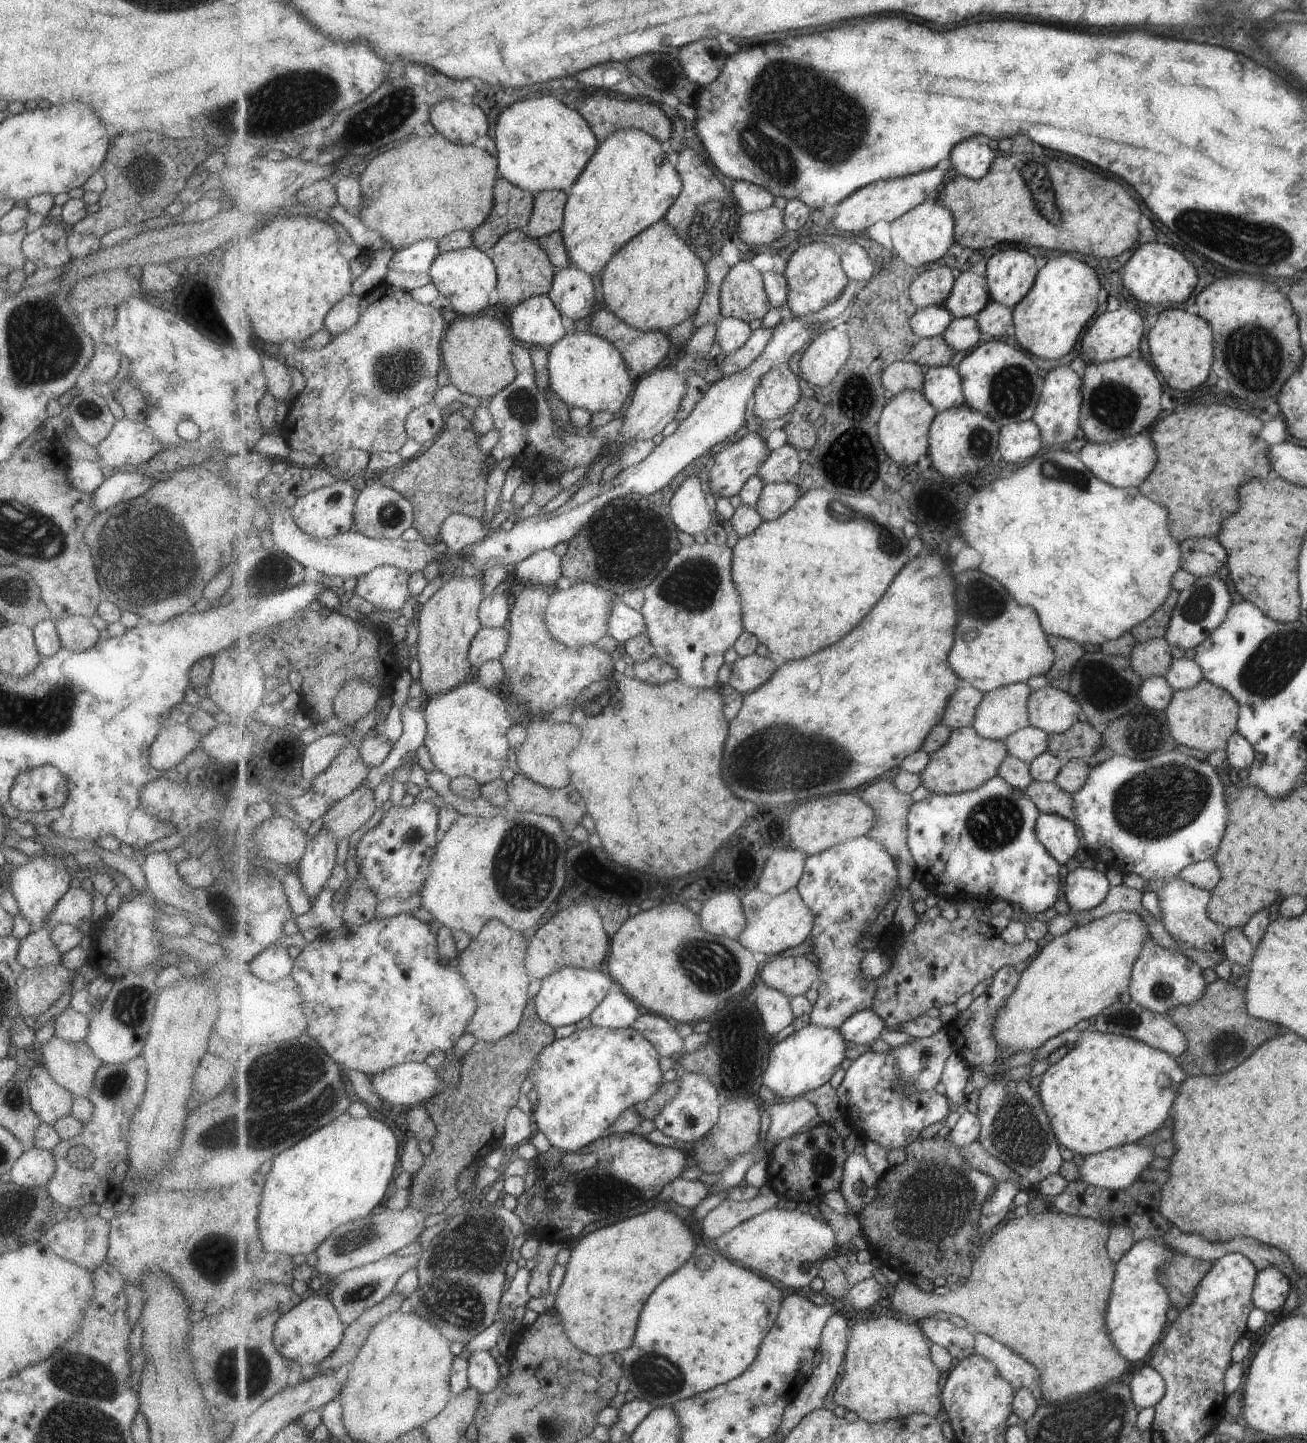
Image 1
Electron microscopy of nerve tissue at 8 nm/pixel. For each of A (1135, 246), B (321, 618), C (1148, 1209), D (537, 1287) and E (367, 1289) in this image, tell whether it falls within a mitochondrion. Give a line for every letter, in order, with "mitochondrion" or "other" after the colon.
A: other
B: other
C: other
D: other
E: mitochondrion

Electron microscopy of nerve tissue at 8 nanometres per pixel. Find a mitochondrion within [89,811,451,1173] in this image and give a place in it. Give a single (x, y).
(304, 1091)

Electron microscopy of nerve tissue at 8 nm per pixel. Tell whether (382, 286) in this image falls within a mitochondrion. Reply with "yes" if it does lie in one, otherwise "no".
no

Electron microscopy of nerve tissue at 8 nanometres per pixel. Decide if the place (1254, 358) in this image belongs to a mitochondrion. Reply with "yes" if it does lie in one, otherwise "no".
yes

